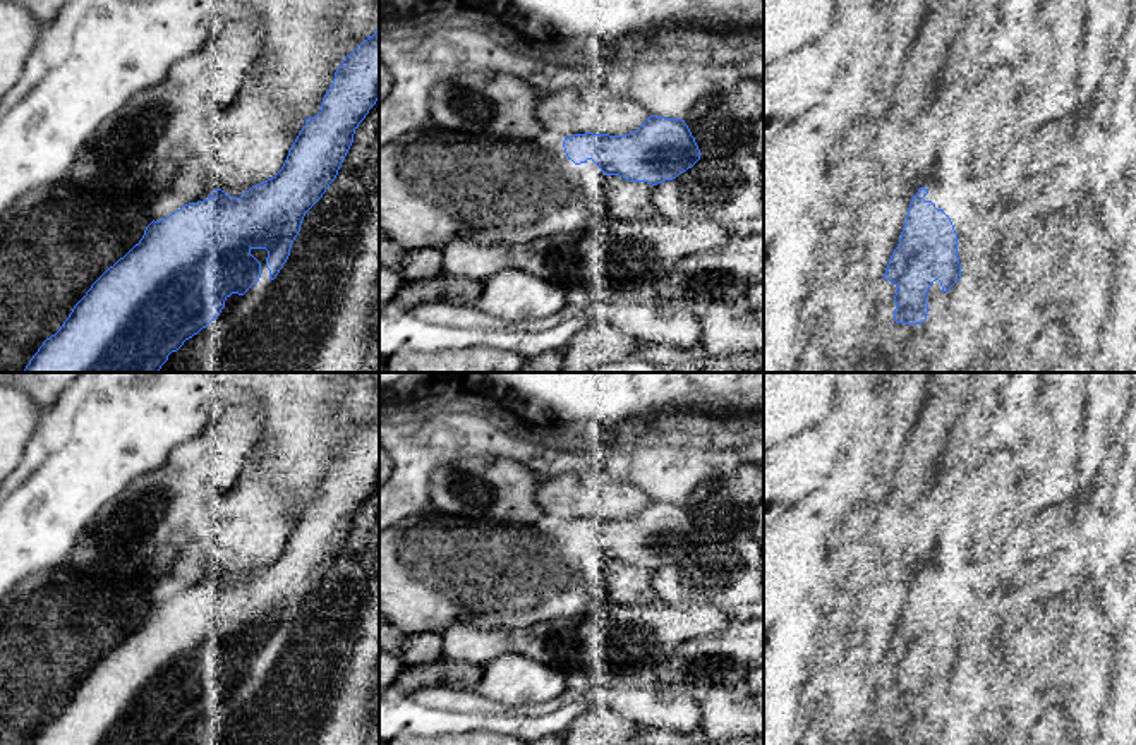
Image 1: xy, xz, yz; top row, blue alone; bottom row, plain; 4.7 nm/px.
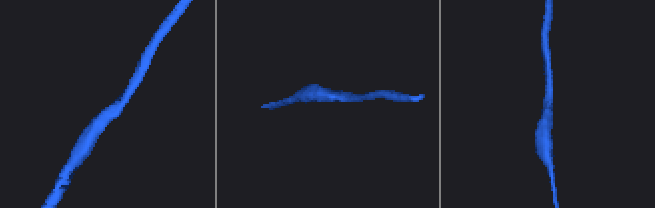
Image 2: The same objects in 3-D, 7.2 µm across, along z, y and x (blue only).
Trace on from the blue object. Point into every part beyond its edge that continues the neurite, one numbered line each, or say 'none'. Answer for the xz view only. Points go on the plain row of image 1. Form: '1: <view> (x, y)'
none

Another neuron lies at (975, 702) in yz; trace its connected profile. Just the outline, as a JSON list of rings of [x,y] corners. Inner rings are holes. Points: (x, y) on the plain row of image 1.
[[[964,669],[963,680],[966,694],[963,700],[963,718],[968,724],[978,721],[988,706],[988,683],[983,675],[976,669]]]

